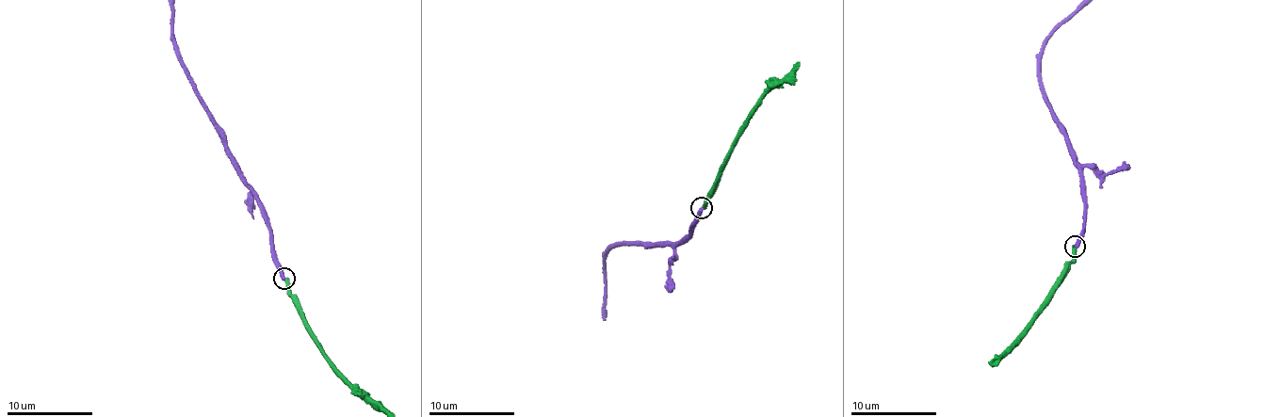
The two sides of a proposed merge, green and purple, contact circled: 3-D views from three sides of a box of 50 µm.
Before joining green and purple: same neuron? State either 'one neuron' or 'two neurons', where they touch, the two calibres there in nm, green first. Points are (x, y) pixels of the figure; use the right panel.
two neurons; place (1075, 247); calibres 380 and 360 nm

